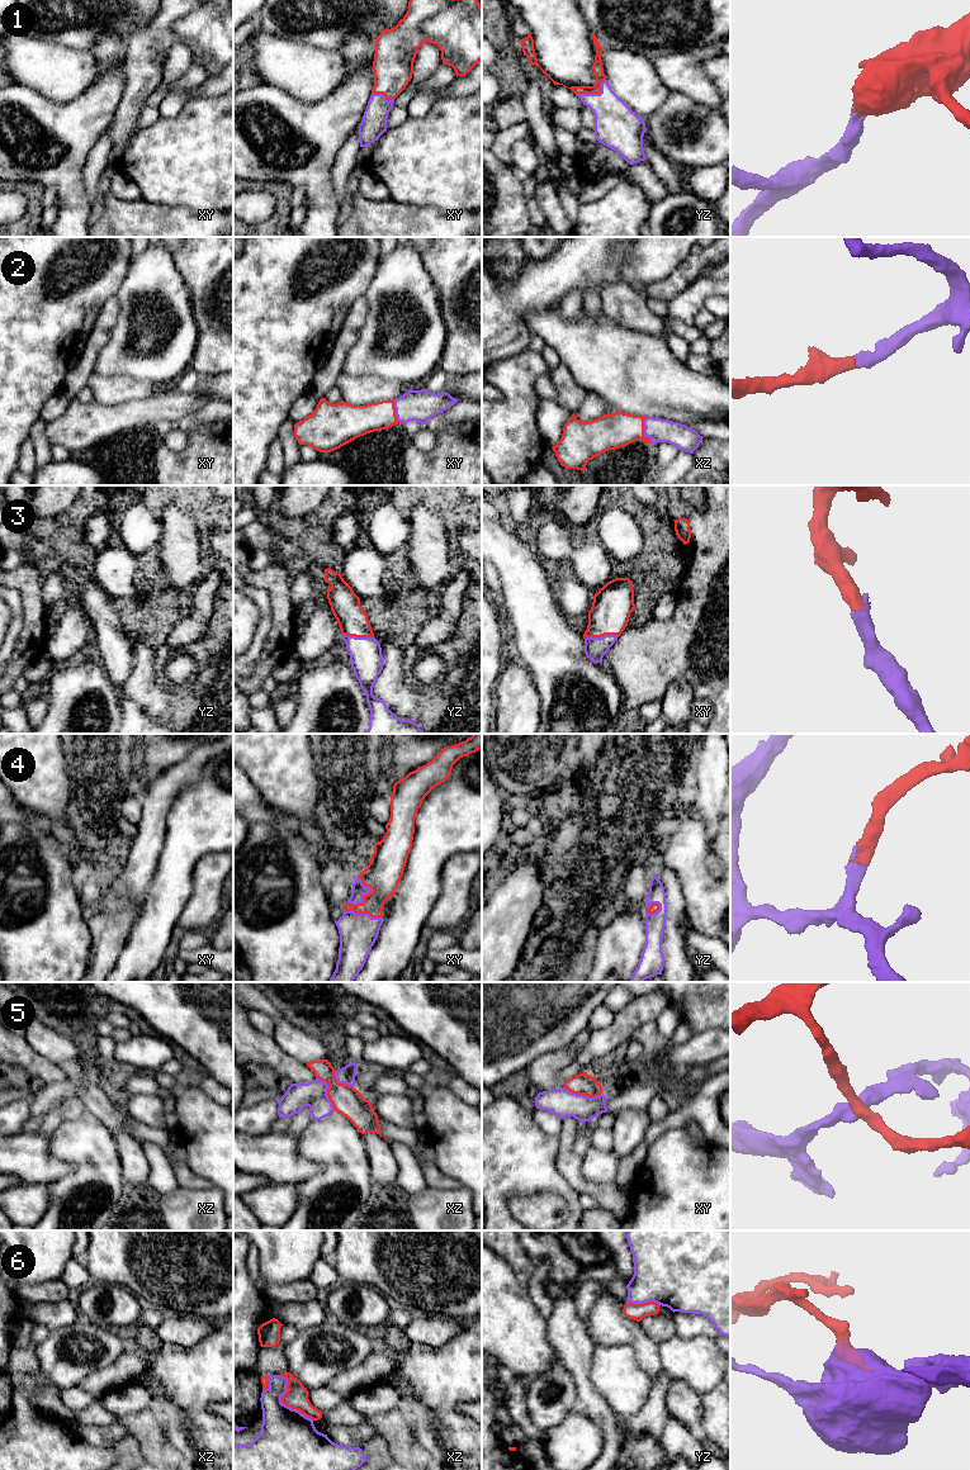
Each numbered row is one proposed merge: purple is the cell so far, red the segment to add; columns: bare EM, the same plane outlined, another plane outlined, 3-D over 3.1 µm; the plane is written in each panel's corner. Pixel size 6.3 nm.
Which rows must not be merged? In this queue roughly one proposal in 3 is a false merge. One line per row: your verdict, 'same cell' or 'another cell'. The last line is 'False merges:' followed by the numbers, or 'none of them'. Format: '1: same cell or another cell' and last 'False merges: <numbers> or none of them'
1: same cell
2: same cell
3: same cell
4: same cell
5: same cell
6: another cell
False merges: 6

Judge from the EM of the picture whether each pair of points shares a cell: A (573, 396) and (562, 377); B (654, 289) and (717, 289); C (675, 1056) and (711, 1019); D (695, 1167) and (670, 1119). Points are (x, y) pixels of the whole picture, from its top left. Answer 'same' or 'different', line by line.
A: same
B: different
C: different
D: different

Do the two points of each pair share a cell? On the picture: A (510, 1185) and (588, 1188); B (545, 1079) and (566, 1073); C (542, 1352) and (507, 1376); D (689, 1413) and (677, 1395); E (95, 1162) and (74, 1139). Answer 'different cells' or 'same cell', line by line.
A: different cells
B: different cells
C: different cells
D: same cell
E: same cell

